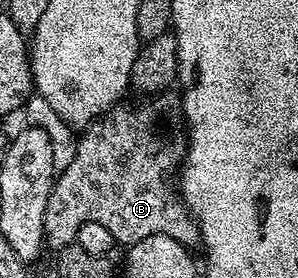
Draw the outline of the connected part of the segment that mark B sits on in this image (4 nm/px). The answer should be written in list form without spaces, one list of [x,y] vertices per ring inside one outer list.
[[[167,91],[151,96],[149,99],[142,99],[139,105],[126,105],[119,103],[113,109],[103,113],[97,121],[85,126],[77,138],[78,146],[72,161],[68,167],[59,172],[54,178],[54,186],[48,195],[48,207],[44,211],[44,235],[46,236],[44,245],[47,250],[58,251],[63,248],[64,243],[69,242],[77,234],[79,227],[84,223],[100,223],[114,237],[119,246],[129,247],[140,243],[140,239],[148,239],[148,235],[168,235],[168,239],[176,239],[176,243],[187,247],[194,247],[199,244],[200,234],[198,232],[198,222],[190,214],[185,203],[176,188],[176,178],[181,170],[183,161],[186,160],[186,146],[188,144],[188,130],[186,128],[186,117],[182,114],[182,102],[177,96],[173,97],[173,92]]]

